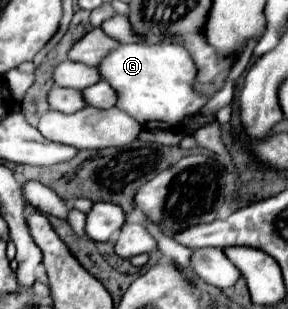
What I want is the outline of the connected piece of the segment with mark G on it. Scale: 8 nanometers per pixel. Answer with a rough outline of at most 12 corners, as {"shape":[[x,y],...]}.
{"shape":[[119,44],[99,74],[117,108],[177,130],[207,98],[177,44]]}

